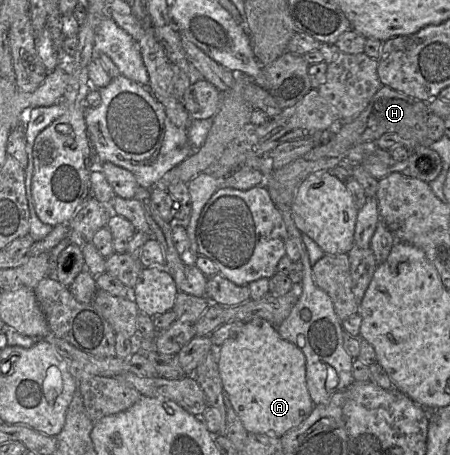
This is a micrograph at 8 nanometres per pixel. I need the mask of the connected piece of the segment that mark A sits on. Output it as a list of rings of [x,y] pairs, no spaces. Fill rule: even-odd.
[[[262,318],[245,323],[241,332],[219,347],[218,370],[224,392],[248,433],[281,437],[299,426],[315,404],[306,379],[306,357]]]

